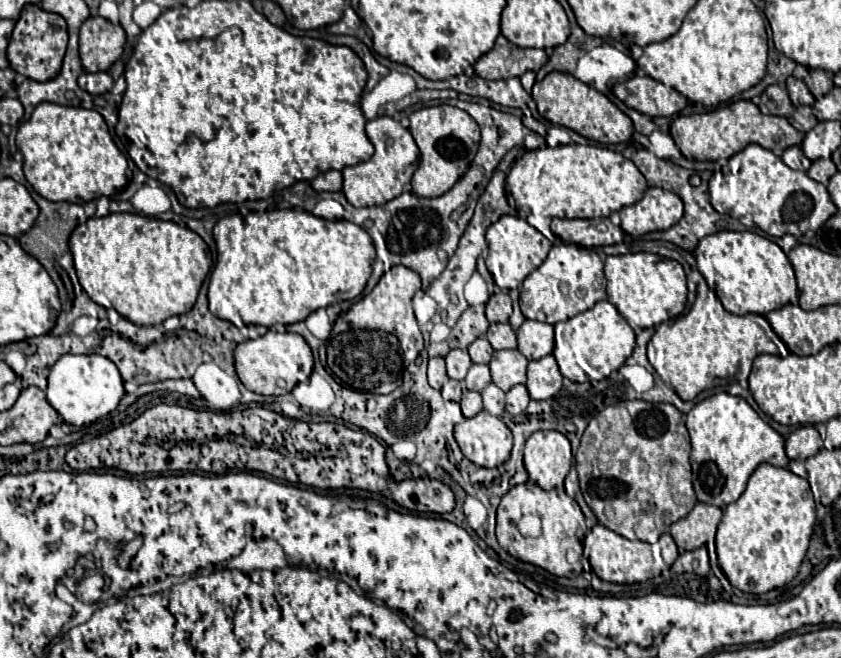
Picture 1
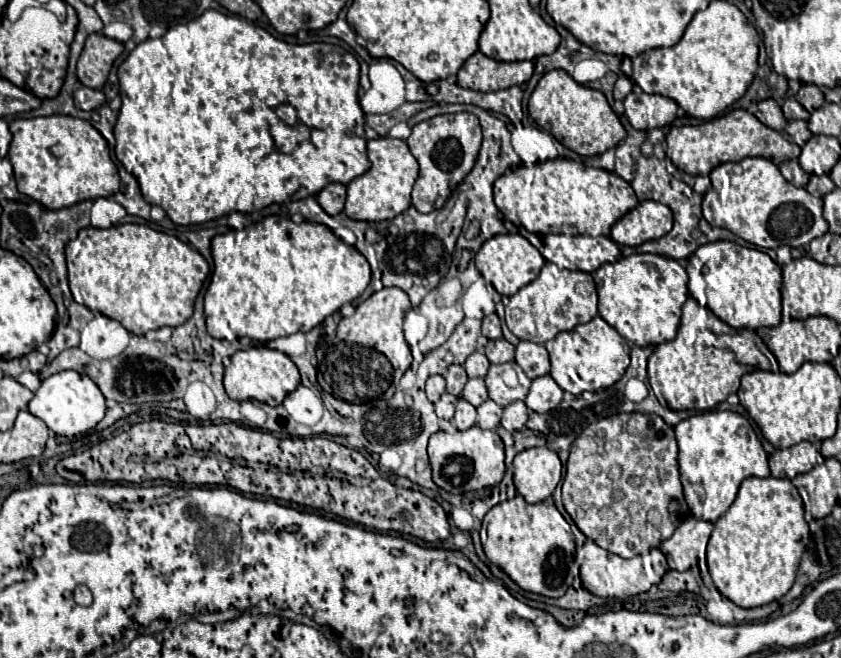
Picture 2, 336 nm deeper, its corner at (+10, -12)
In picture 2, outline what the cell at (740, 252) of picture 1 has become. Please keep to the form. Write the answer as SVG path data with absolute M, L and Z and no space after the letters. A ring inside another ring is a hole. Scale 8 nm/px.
M732 241L706 243L688 259L686 271L688 271L690 295L702 307L710 307L712 313L730 327L758 329L758 327L774 327L780 323L782 269L764 251L742 247ZM702 269L704 269L704 277L702 277Z

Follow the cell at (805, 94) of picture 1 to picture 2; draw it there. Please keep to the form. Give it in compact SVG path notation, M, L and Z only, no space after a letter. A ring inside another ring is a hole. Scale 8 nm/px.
M794 97L784 101L782 111L784 111L784 117L786 117L788 121L790 121L790 119L808 119L808 111L806 111Z

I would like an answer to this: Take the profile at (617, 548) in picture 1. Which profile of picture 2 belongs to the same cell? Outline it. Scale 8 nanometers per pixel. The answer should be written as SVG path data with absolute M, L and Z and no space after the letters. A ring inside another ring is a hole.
M586 541L578 551L576 551L576 561L580 565L580 579L582 585L598 595L598 597L616 597L616 599L624 599L624 597L632 597L638 593L648 591L653 585L658 585L662 580L660 575L656 575L654 565L652 565L652 557L650 552L646 555L636 555L632 559L624 559L620 555L612 555L606 549L598 547L594 541Z

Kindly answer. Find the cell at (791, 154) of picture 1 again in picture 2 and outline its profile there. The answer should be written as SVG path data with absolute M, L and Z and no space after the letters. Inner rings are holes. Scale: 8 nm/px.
M786 161L780 165L780 173L784 175L786 181L790 181L792 185L798 185L798 187L804 187L806 181L808 181L808 173L802 171L802 167L798 165L798 161Z

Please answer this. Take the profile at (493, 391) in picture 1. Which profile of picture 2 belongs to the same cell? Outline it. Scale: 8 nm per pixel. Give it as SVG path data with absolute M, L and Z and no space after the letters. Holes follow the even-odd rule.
M486 399L480 407L478 407L478 427L480 429L490 429L496 431L496 427L500 425L500 417L502 417L502 407L496 405L492 399Z

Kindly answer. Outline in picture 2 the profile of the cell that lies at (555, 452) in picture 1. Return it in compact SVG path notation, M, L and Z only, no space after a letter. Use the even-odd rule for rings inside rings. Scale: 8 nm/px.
M534 447L514 457L513 482L516 491L528 503L540 503L552 497L560 481L562 463L548 447Z

